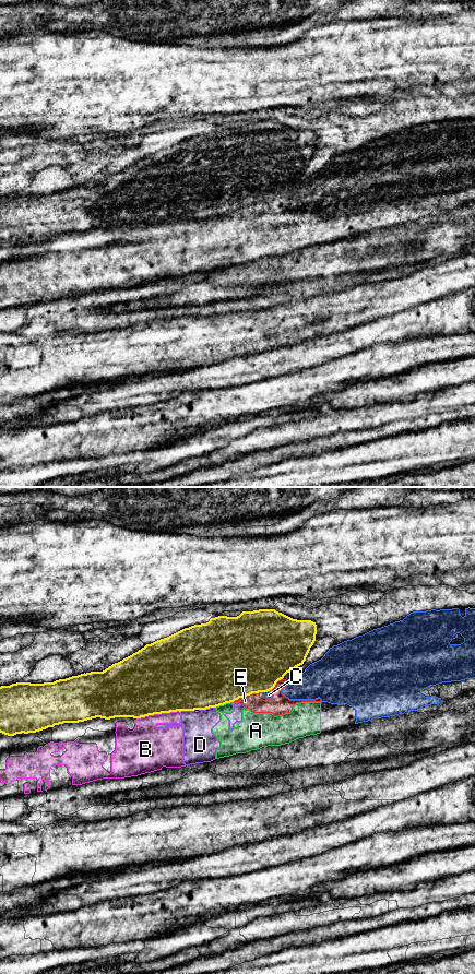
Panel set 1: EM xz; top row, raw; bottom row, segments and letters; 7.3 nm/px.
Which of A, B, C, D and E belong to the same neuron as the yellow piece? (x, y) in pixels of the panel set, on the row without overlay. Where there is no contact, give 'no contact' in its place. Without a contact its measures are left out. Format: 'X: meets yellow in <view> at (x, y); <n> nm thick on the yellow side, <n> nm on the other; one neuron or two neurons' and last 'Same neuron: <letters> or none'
A: meets yellow in xz at (224, 214); 500 nm thick on the yellow side, 150 nm on the other; two neurons
B: meets yellow in xz at (157, 224); 500 nm thick on the yellow side, 300 nm on the other; two neurons
C: meets yellow in xz at (268, 201); 480 nm thick on the yellow side, 50 nm on the other; two neurons
D: meets yellow in xz at (206, 218); 500 nm thick on the yellow side, 240 nm on the other; two neurons
E: meets yellow in xz at (245, 206); 500 nm thick on the yellow side, 150 nm on the other; two neurons
Same neuron: none

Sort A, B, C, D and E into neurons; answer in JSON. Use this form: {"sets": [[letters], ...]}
{"sets": [["A", "B", "C", "D", "E"]]}

